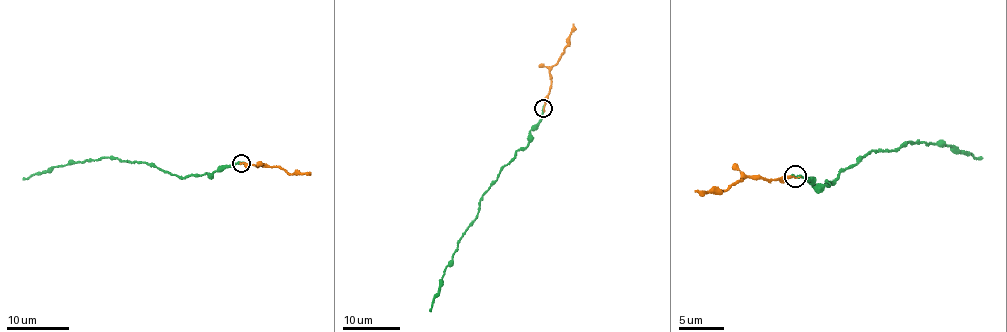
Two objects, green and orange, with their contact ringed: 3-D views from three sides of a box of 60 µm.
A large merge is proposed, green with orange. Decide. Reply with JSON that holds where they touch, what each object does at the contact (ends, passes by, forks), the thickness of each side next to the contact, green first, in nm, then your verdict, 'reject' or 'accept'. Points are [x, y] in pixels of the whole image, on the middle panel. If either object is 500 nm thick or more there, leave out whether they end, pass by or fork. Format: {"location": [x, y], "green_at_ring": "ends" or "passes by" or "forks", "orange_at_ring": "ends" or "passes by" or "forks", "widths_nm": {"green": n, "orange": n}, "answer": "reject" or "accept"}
{"location": [543, 108], "green_at_ring": "ends", "orange_at_ring": "ends", "widths_nm": {"green": 320, "orange": 120}, "answer": "accept"}

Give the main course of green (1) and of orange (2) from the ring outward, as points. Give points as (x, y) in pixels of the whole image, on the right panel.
1: (795, 176), (826, 186), (872, 152), (899, 148), (911, 140), (938, 141), (982, 158)
2: (795, 178), (746, 178), (718, 192), (694, 190)

